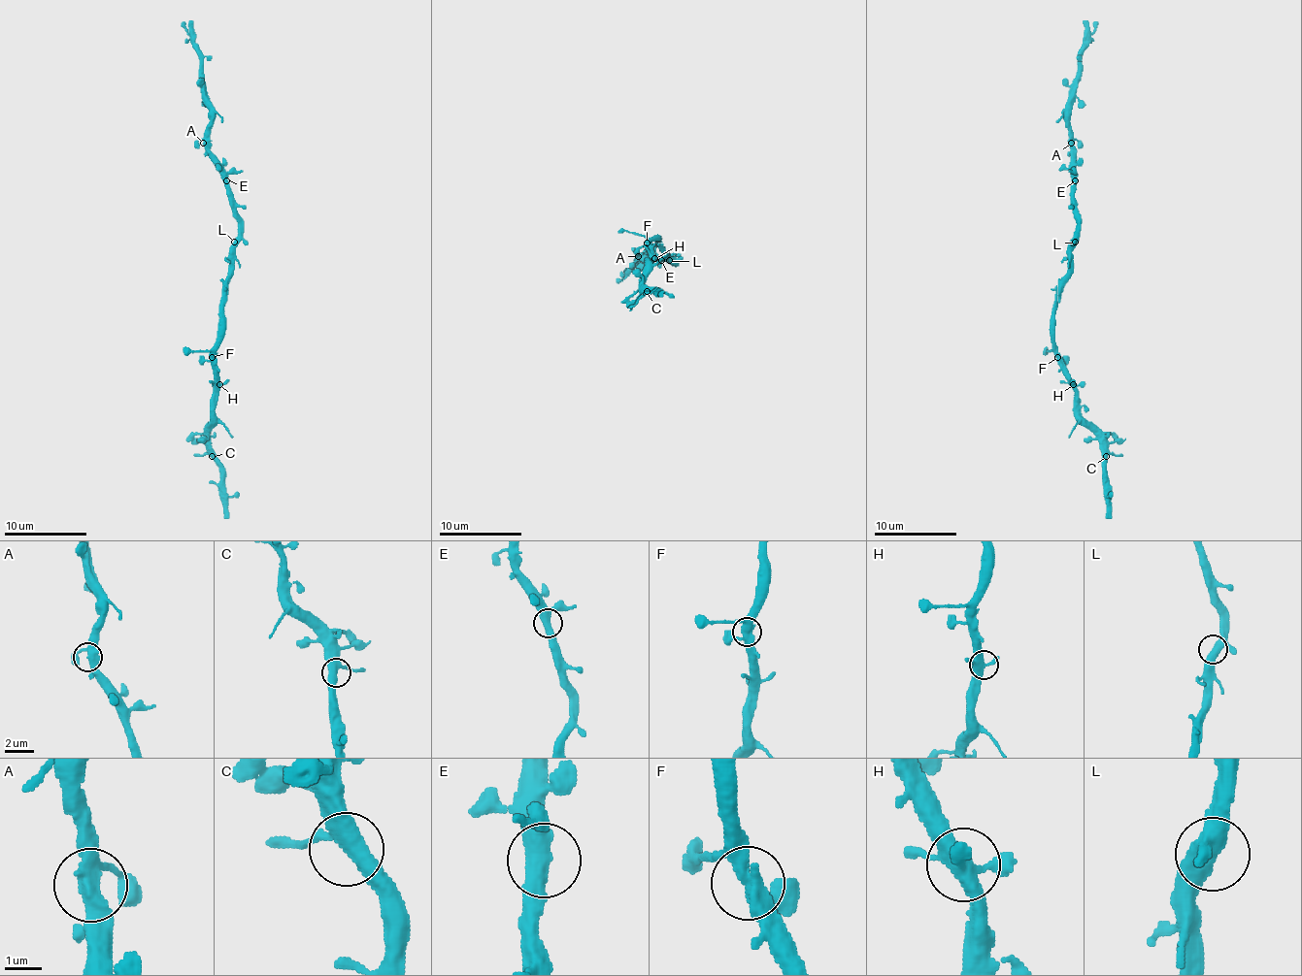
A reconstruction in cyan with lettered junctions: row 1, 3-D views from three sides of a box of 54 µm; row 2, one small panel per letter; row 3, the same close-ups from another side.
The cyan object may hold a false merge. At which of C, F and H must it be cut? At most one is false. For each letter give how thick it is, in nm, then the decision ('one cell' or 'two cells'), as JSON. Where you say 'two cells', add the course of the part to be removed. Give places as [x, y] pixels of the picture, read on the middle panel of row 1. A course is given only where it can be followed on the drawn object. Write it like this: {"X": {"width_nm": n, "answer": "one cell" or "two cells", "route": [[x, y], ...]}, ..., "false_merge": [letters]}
{"C": {"width_nm": 440, "answer": "one cell"}, "F": {"width_nm": 400, "answer": "one cell"}, "H": {"width_nm": 440, "answer": "one cell"}, "false_merge": []}

